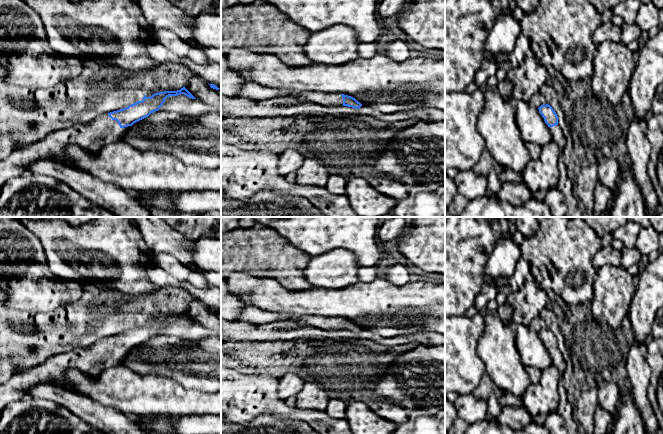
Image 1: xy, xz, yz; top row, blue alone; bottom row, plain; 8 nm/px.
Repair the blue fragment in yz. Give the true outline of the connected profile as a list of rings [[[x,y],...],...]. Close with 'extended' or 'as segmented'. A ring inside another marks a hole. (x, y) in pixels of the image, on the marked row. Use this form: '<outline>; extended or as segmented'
[[[548,104],[541,105],[538,109],[544,118],[545,123],[549,127],[550,133],[552,135],[552,141],[558,145],[560,149],[560,155],[562,155],[565,150],[566,140],[562,137],[561,129],[558,126],[558,116],[556,112]]]; extended

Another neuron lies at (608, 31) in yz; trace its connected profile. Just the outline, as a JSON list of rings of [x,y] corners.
[[[611,21],[602,23],[593,33],[593,41],[596,46],[605,41],[621,42],[621,37],[621,27],[614,25]]]

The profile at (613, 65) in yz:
[[[602,42],[593,59],[593,92],[613,106],[619,105],[624,94],[629,92],[635,67],[634,53],[627,46],[621,42]]]

